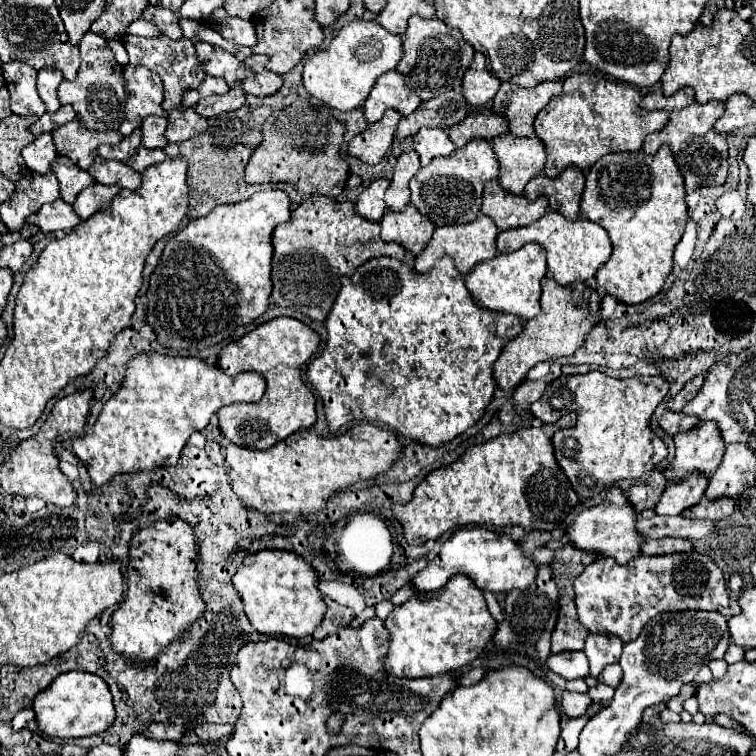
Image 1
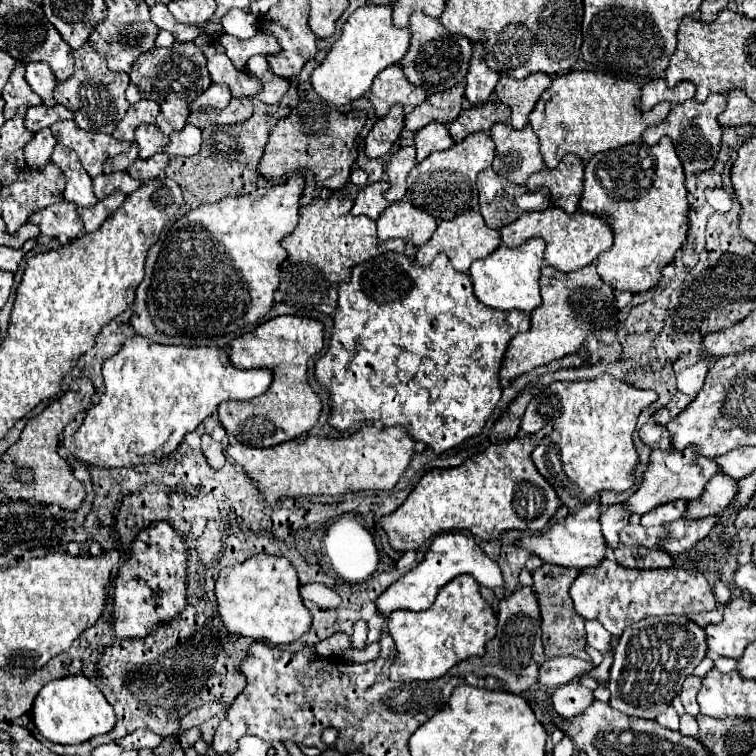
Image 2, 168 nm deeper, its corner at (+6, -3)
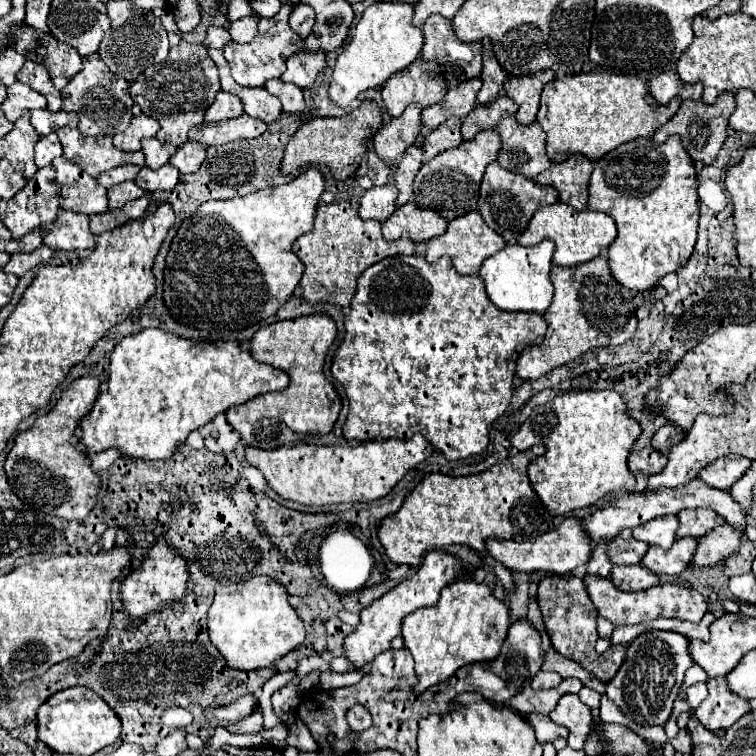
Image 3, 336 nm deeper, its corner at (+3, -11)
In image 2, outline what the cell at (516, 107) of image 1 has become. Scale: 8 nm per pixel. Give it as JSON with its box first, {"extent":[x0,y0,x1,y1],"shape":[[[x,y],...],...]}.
{"extent":[496,72,550,130],"shape":[[[536,72],[528,76],[526,80],[514,80],[514,78],[500,78],[496,84],[496,98],[506,104],[512,110],[510,124],[516,130],[522,130],[528,124],[528,114],[534,110],[534,104],[540,100],[546,86],[550,86],[550,76]]]}

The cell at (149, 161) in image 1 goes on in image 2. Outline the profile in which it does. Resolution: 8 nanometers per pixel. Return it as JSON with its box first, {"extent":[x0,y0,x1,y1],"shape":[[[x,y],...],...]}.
{"extent":[128,152,168,182],"shape":[[[158,152],[158,154],[154,154],[150,160],[138,158],[138,160],[128,168],[128,174],[134,176],[134,180],[146,182],[146,180],[150,180],[150,178],[160,176],[166,166],[168,166],[168,156],[166,156],[164,152]]]}

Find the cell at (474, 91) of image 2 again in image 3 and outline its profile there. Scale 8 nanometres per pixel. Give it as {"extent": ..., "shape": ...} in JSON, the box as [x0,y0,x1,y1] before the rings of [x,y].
{"extent":[477,40,507,104],"shape":[[[483,40],[481,44],[483,44],[483,74],[481,74],[483,88],[479,90],[477,100],[479,104],[489,104],[491,100],[497,98],[507,72],[501,68],[497,58],[493,56],[493,46],[489,44],[489,40]]]}

